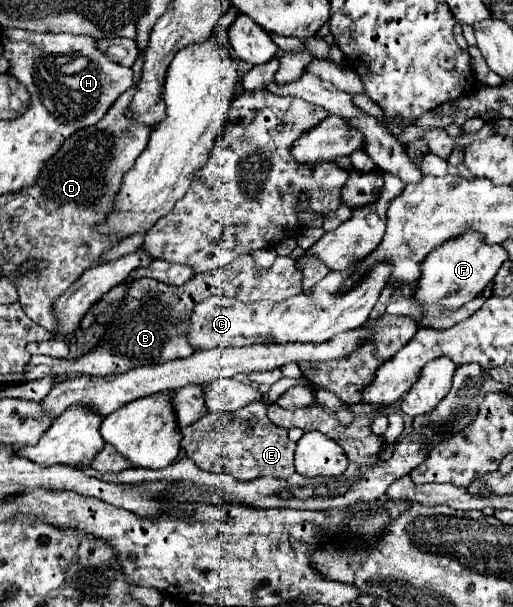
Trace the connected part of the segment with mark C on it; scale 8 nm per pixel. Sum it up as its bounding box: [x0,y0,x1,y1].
[187,262,391,350]

